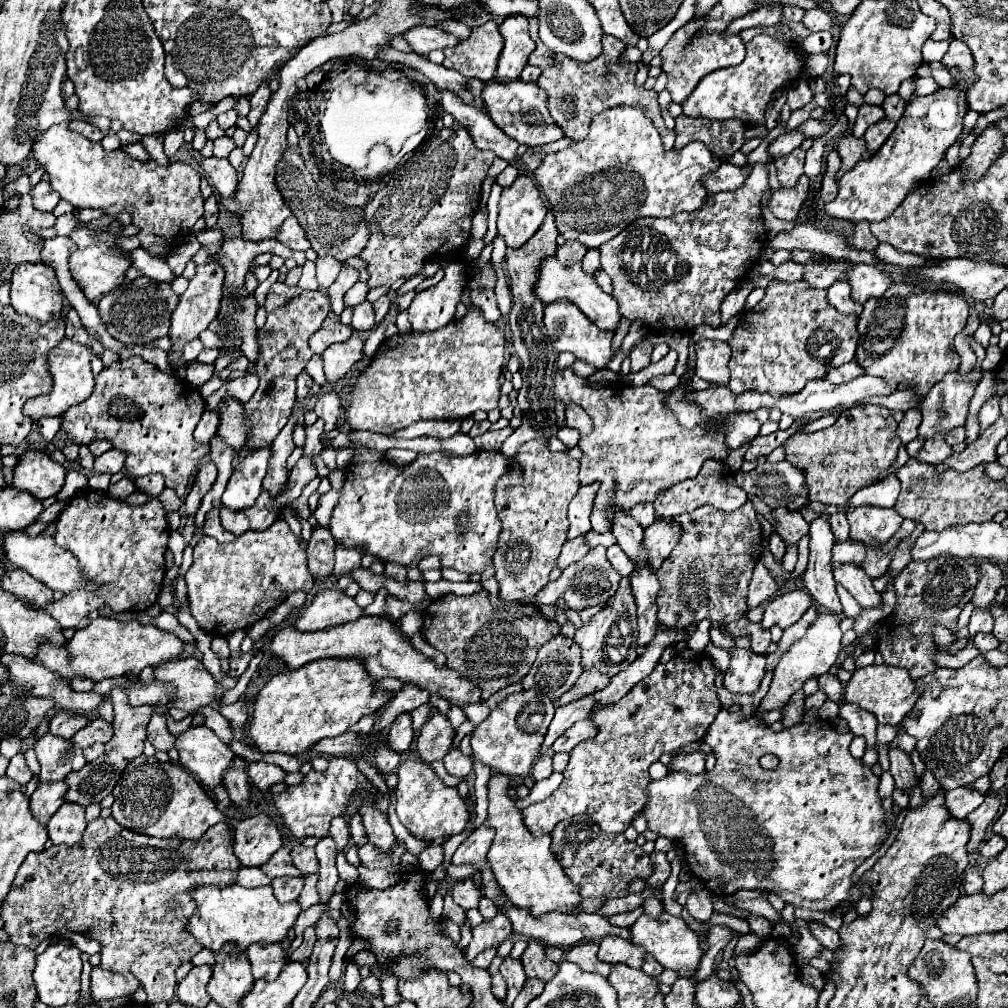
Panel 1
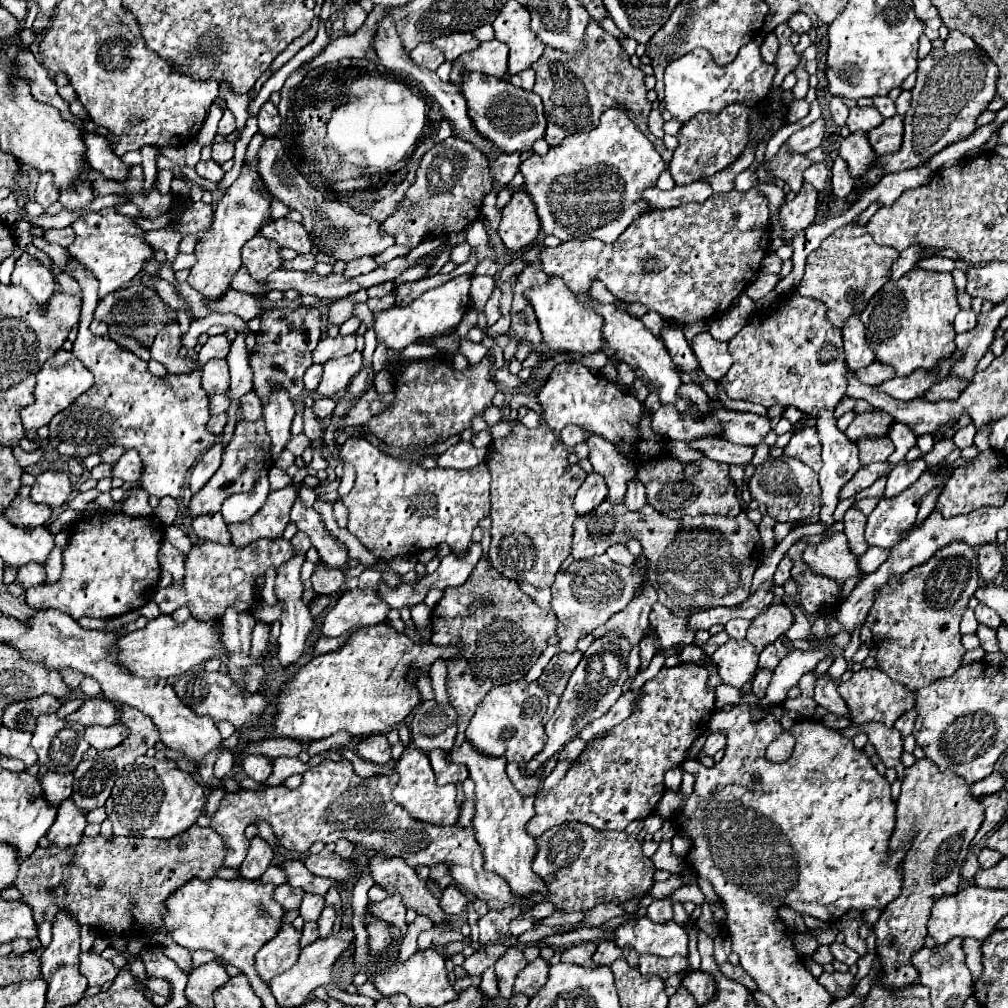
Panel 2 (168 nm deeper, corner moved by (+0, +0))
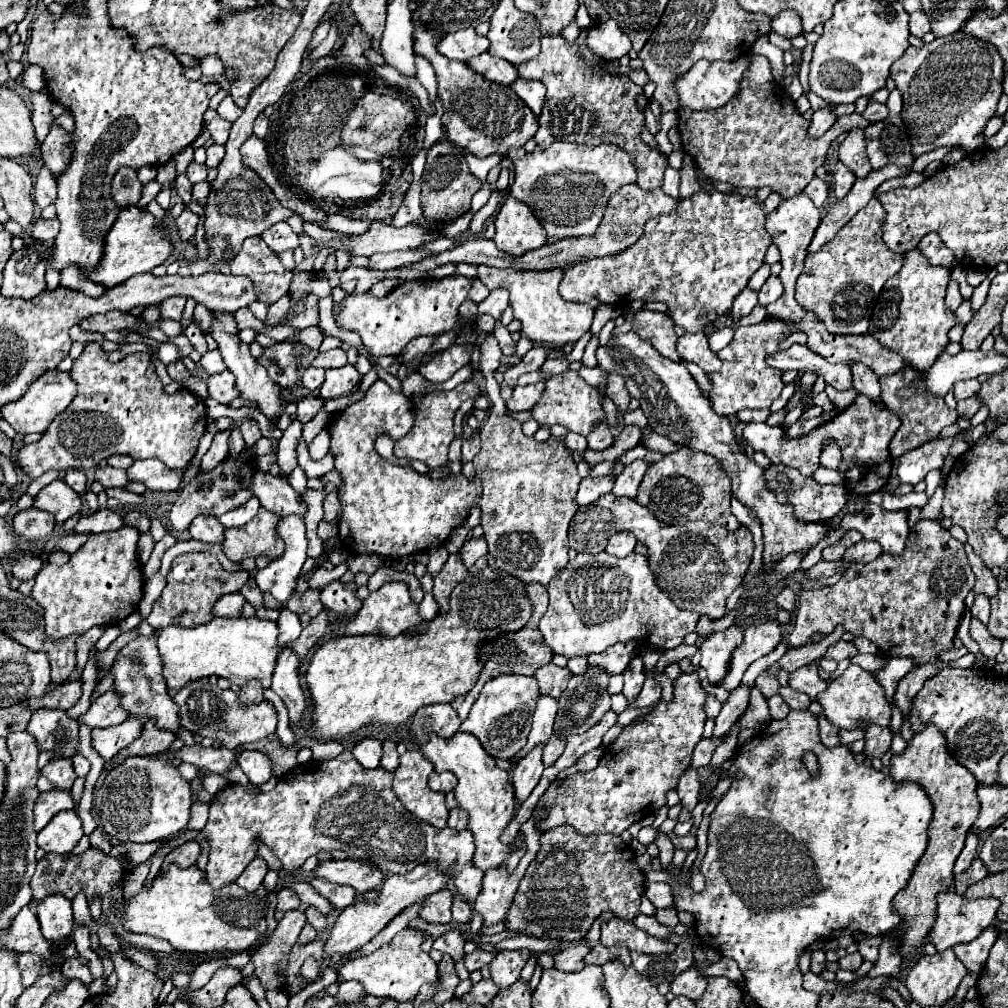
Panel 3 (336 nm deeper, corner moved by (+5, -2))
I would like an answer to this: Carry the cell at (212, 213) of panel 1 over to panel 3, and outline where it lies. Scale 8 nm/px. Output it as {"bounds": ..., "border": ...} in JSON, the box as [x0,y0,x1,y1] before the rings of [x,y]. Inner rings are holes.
{"bounds":[176,211,198,241],"border":[[[182,211],[180,217],[176,219],[176,227],[178,227],[178,235],[182,241],[190,241],[196,233],[196,225],[198,225],[198,215],[192,211]]]}

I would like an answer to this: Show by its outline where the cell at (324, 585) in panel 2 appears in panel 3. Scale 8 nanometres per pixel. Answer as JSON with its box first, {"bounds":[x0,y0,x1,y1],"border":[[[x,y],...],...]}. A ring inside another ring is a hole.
{"bounds":[320,581,362,615],"border":[[[342,581],[328,583],[320,591],[320,601],[326,609],[342,615],[352,615],[352,611],[358,611],[362,603],[356,597],[356,583],[342,583]]]}

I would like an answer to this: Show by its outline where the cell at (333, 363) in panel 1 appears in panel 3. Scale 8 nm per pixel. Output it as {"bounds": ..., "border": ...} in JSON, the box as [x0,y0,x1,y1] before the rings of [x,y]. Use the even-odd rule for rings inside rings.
{"bounds":[318,363,360,399],"border":[[[346,363],[344,367],[328,369],[326,379],[320,385],[318,393],[322,399],[334,399],[334,397],[344,397],[354,393],[354,389],[360,383],[360,373],[354,369],[354,365]]]}

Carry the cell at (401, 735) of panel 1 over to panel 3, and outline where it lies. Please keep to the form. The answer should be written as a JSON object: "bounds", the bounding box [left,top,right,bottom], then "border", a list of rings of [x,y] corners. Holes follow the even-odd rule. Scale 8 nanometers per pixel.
{"bounds":[380,739,398,771],"border":[[[388,739],[384,741],[384,755],[382,755],[382,763],[380,763],[384,769],[388,771],[394,771],[398,767],[398,753],[396,753],[396,741]]]}

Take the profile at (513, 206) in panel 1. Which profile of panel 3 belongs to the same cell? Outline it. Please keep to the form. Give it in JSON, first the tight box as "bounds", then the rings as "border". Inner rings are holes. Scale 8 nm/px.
{"bounds":[494,197,548,257],"border":[[[508,197],[504,201],[494,225],[496,247],[514,257],[542,247],[548,239],[532,211],[528,211],[528,207],[514,197]]]}

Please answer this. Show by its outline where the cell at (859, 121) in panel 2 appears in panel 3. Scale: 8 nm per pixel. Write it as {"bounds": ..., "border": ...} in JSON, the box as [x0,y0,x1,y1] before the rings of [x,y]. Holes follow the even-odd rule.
{"bounds":[678,55,870,199],"border":[[[762,55],[750,57],[748,75],[740,95],[716,111],[680,111],[678,131],[684,151],[692,155],[700,171],[712,182],[726,182],[736,187],[770,187],[784,199],[804,191],[814,171],[824,163],[830,141],[848,129],[866,129],[870,123],[858,115],[842,115],[820,139],[808,139],[810,121],[794,115],[794,103],[784,87],[774,85],[770,63]]]}

